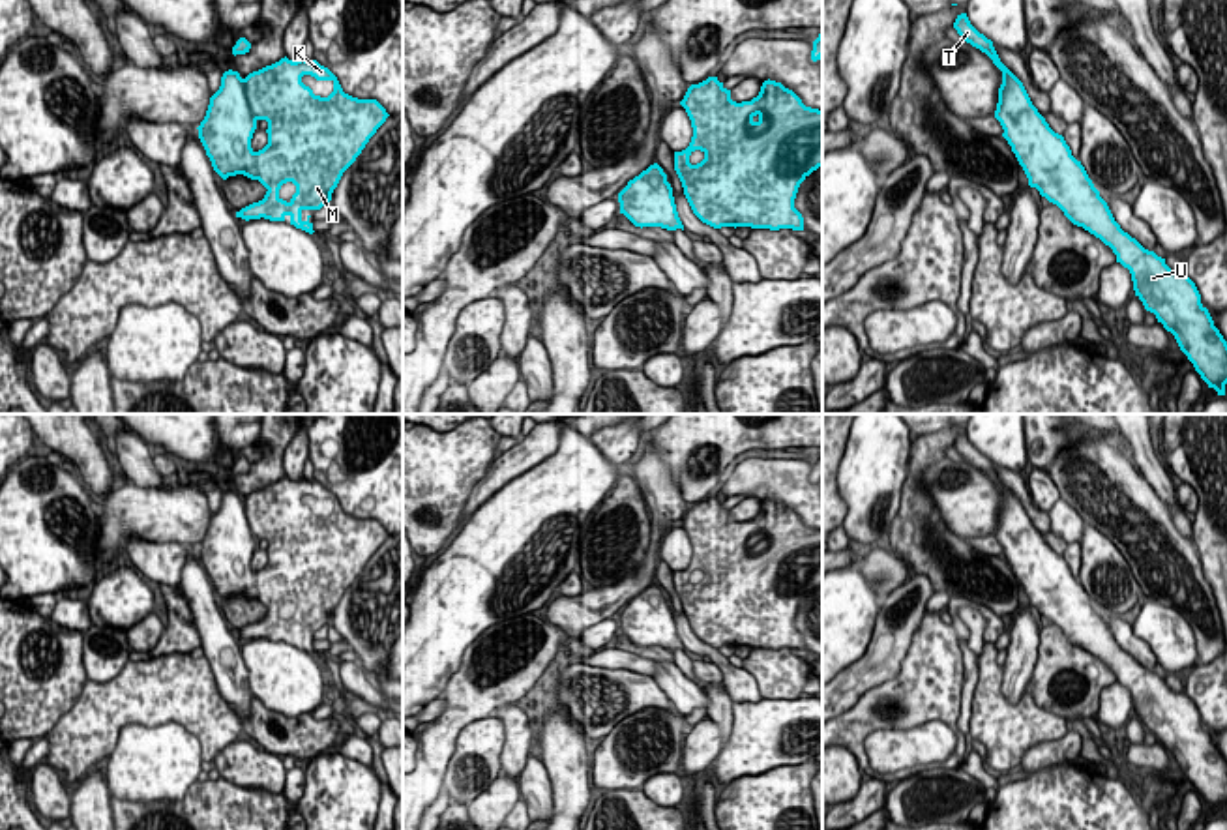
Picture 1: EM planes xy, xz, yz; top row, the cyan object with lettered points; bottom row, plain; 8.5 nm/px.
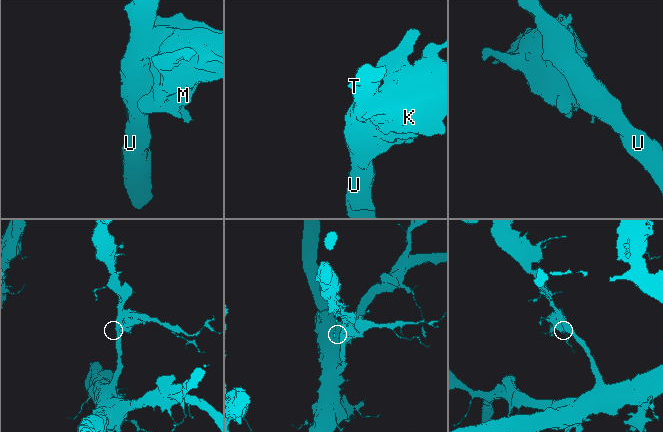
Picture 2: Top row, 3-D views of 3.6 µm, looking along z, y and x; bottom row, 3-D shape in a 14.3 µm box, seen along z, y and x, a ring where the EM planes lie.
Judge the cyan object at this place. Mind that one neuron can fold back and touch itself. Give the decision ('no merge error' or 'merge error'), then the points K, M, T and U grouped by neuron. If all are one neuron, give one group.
no merge error | K M T U

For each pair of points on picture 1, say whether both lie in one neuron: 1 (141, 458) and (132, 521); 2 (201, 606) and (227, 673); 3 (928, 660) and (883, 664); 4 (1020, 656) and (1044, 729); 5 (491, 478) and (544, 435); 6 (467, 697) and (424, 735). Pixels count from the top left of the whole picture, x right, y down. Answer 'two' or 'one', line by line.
1: two
2: one
3: two
4: two
5: one
6: one

